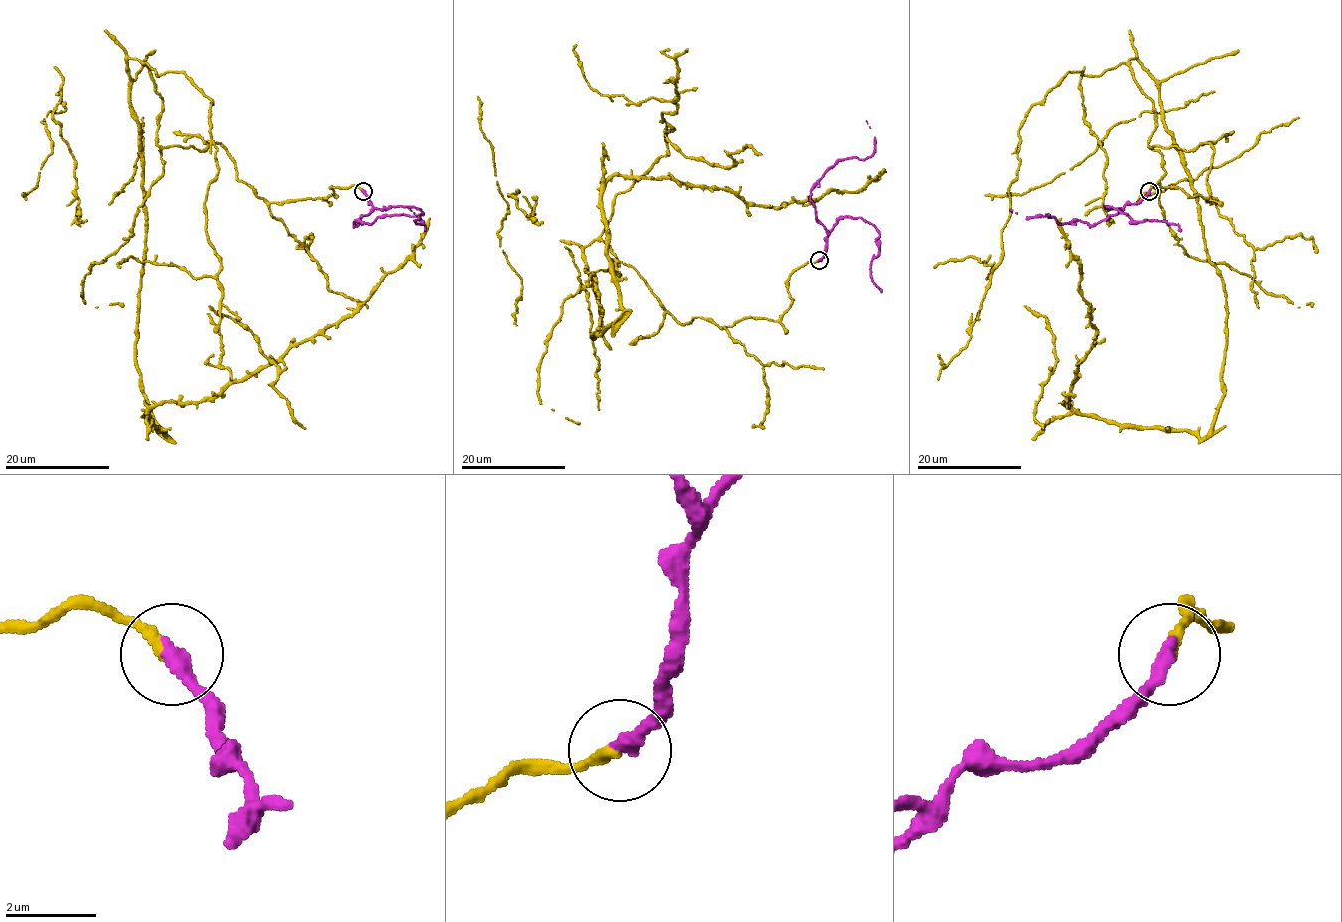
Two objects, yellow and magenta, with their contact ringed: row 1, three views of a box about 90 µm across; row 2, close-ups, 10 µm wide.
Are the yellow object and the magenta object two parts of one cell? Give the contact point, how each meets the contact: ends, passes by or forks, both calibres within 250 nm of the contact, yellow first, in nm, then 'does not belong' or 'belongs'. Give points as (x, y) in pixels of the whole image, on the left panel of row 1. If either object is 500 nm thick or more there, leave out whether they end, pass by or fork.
at (363, 191); yellow ends there; magenta ends there; 240 nm thick on the yellow side, 360 nm on the other; belongs

